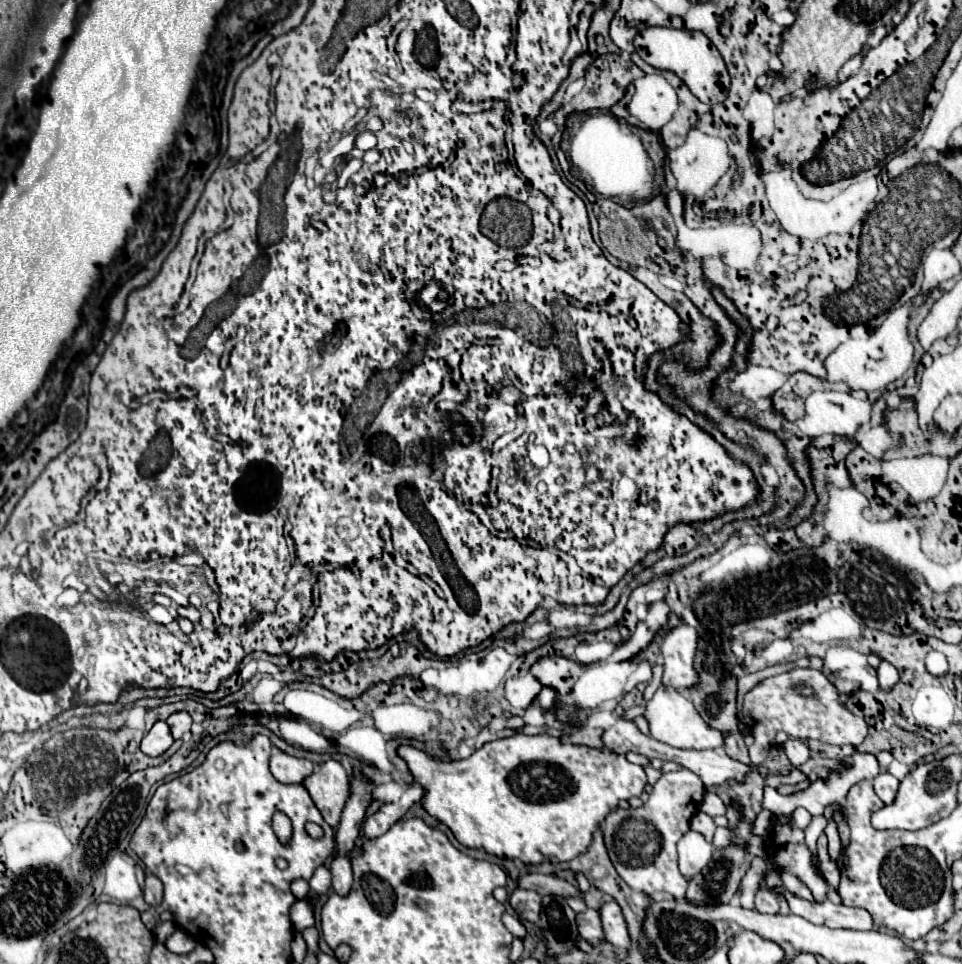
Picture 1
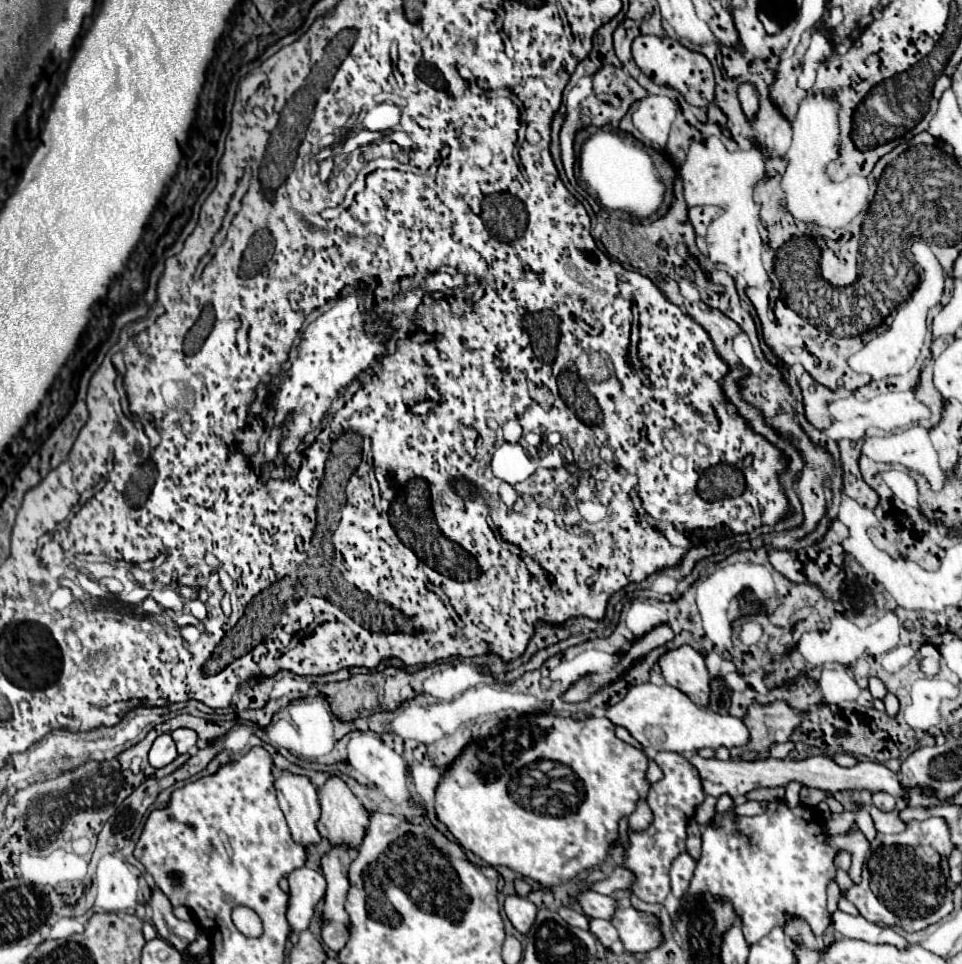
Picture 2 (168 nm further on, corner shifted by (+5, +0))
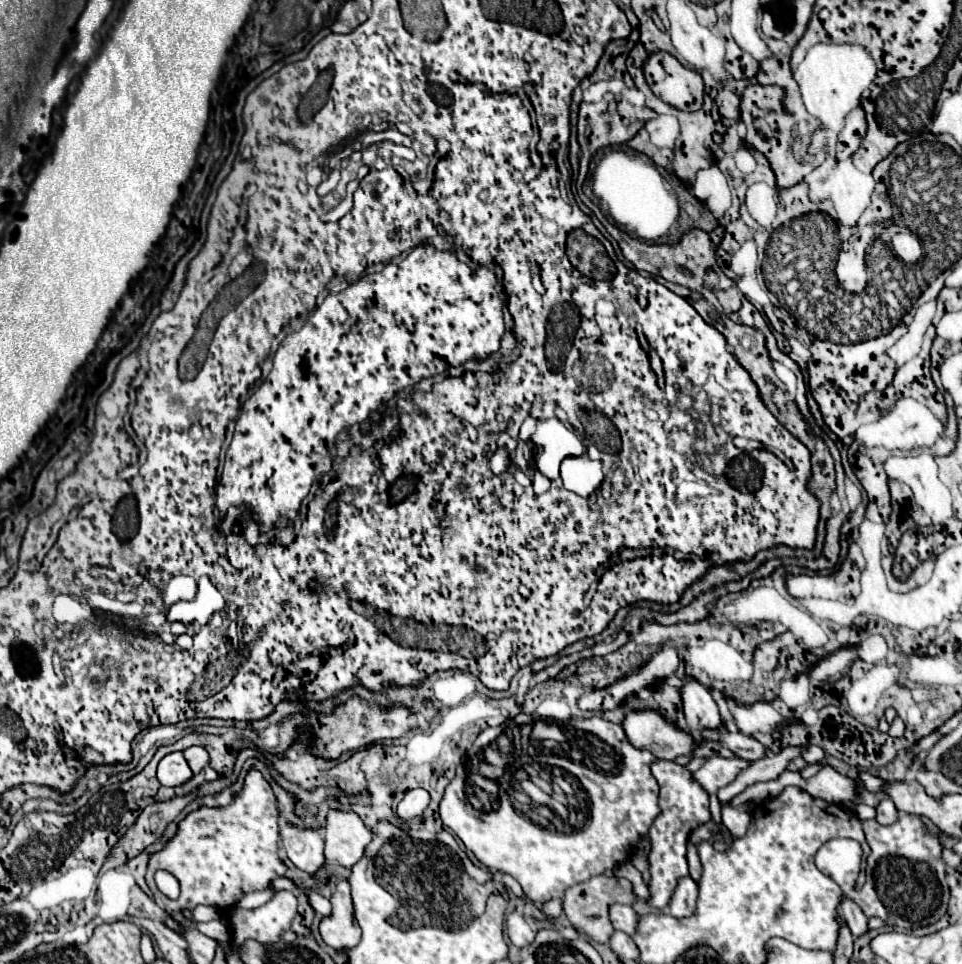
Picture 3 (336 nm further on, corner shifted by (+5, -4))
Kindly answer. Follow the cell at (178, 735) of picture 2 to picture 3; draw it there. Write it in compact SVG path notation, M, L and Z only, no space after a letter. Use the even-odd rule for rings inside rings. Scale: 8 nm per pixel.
M203 746L185 748L183 750L183 756L185 756L185 760L187 760L187 764L189 764L189 768L193 772L201 772L203 766L209 762L209 754L207 754L207 750Z

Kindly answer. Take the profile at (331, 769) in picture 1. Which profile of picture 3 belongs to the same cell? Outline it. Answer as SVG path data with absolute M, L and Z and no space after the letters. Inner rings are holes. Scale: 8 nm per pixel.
M331 808L325 820L325 858L351 868L371 842L373 832L355 812Z

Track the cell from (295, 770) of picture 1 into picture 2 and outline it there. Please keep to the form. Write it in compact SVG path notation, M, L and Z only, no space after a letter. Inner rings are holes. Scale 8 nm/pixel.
M281 772L275 780L275 790L279 806L289 824L291 838L305 848L319 844L321 836L317 830L317 820L321 814L321 806L315 786L305 776Z

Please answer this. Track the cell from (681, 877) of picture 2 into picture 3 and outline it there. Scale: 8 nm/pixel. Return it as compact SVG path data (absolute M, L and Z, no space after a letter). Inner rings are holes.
M691 876L679 878L677 888L673 892L673 898L669 902L669 914L675 916L675 918L691 916L691 912L695 910L697 892L699 892L699 886L697 886L697 882Z

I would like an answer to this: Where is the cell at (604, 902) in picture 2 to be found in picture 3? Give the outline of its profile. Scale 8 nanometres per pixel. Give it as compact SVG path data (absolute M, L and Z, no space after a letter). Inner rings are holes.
M611 904L609 918L611 918L611 924L613 924L615 930L621 930L621 932L625 932L629 936L635 932L637 920L639 920L639 916L627 904Z

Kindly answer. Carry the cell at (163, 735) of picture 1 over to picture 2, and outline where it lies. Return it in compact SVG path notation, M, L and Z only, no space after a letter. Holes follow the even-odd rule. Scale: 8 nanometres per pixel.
M169 734L159 736L149 750L149 764L153 768L163 768L163 766L171 764L175 758L177 758L177 748L175 748L175 742L171 740L171 736Z

